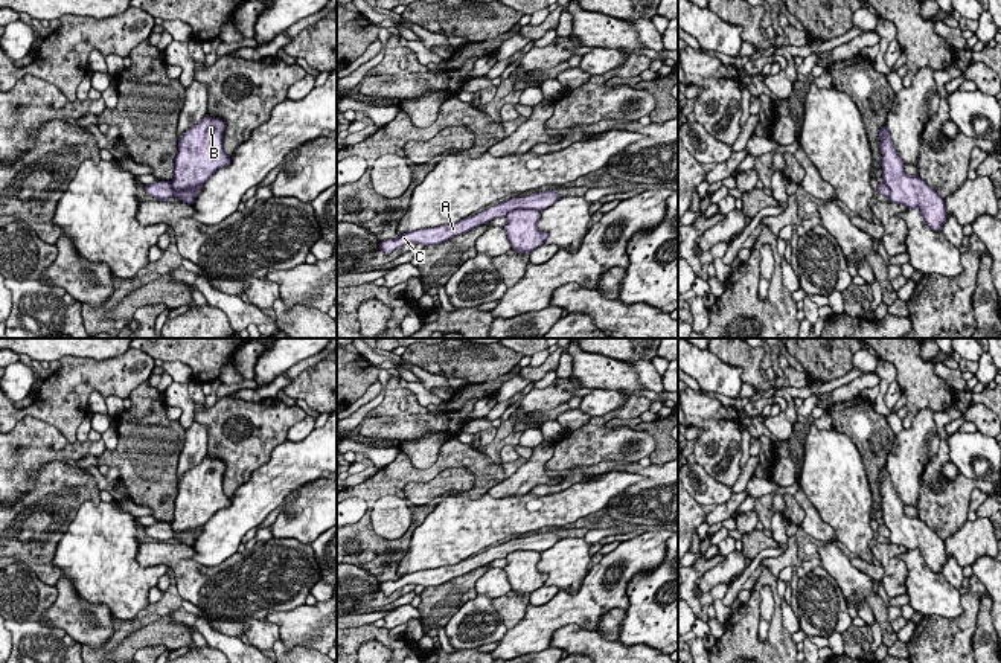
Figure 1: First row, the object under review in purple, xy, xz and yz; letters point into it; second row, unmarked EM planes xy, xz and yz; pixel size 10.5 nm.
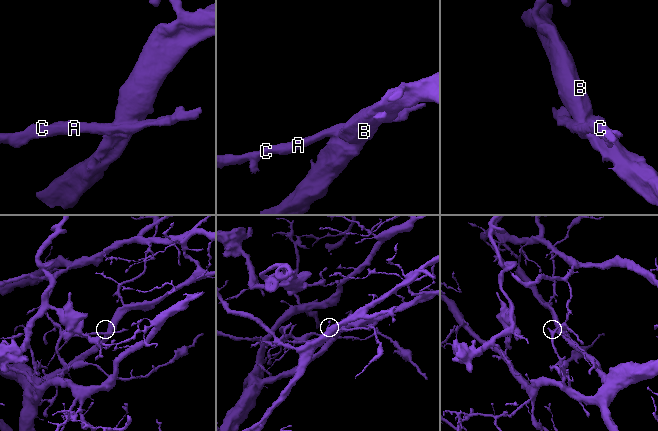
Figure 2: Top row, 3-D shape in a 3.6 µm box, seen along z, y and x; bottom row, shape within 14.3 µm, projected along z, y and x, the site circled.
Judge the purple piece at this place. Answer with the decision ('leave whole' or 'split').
split

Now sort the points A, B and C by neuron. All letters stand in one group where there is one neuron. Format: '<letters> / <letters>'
A C / B

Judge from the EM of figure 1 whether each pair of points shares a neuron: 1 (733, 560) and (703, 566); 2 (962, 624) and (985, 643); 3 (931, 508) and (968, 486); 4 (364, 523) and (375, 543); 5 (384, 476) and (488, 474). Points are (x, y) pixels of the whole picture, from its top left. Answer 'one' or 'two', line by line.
1: two
2: two
3: one
4: one
5: one

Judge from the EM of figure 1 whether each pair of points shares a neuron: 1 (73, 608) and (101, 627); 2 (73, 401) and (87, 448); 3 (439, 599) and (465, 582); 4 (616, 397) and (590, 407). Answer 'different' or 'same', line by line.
1: same
2: different
3: same
4: same

